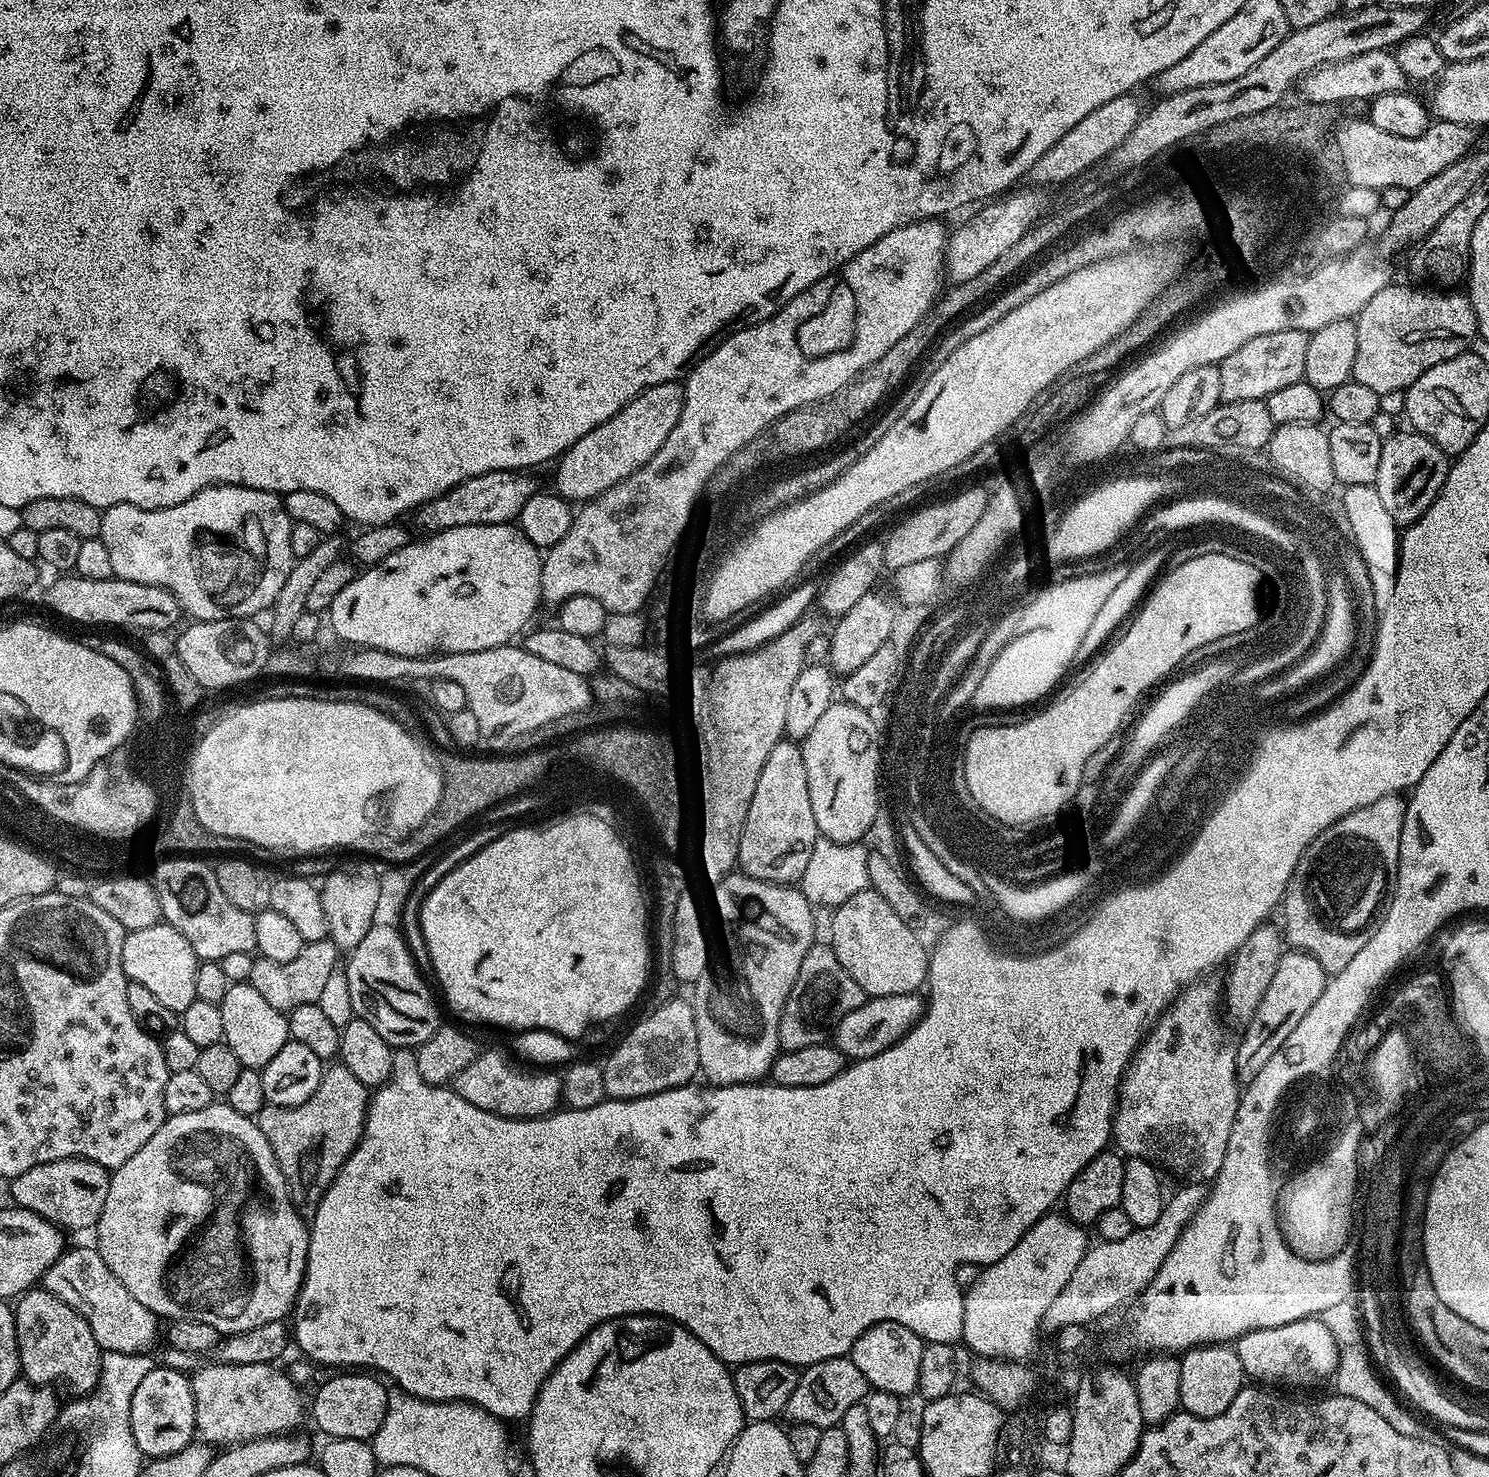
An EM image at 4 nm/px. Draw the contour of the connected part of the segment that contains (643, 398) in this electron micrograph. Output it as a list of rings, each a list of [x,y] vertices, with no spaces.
[[[671,380],[650,386],[640,392],[614,418],[602,422],[590,434],[578,438],[563,456],[556,468],[554,492],[567,502],[587,502],[601,496],[610,486],[634,474],[670,438],[670,430],[680,421],[684,405],[683,383]]]

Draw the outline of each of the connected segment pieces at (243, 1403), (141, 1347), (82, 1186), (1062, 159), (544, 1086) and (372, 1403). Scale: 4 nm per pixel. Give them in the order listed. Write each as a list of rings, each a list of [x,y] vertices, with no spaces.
[[[213,1362],[203,1368],[197,1367],[191,1373],[192,1393],[194,1394],[194,1414],[196,1431],[203,1443],[213,1446],[242,1444],[260,1436],[279,1436],[292,1434],[303,1420],[306,1420],[306,1396],[296,1389],[296,1384],[284,1372],[279,1372],[276,1364],[255,1364],[238,1366]]]
[[[69,1247],[46,1270],[42,1278],[42,1287],[50,1294],[54,1294],[66,1302],[66,1306],[73,1308],[90,1326],[94,1338],[99,1342],[103,1351],[120,1351],[122,1353],[147,1353],[147,1348],[156,1340],[156,1324],[158,1318],[102,1262],[95,1247],[72,1248]]]
[[[89,1160],[46,1162],[26,1170],[26,1174],[17,1176],[11,1181],[12,1196],[16,1199],[13,1201],[15,1207],[25,1208],[34,1214],[38,1214],[61,1230],[69,1230],[68,1228],[73,1228],[76,1232],[82,1231],[83,1228],[92,1230],[95,1229],[98,1218],[102,1214],[102,1206],[106,1206],[106,1190],[108,1189],[109,1179],[109,1169],[98,1166],[98,1162],[90,1162]]]
[[[1132,94],[1119,96],[1106,102],[1106,106],[1098,106],[1098,110],[1090,110],[1090,114],[1086,114],[1086,118],[1078,122],[1078,126],[1062,134],[1062,138],[1058,138],[1058,142],[1050,146],[1050,150],[1046,150],[1046,154],[1042,154],[1038,162],[1034,162],[1034,166],[1028,171],[1027,179],[1033,180],[1037,189],[1044,190],[1047,184],[1064,184],[1067,180],[1082,175],[1099,160],[1100,163],[1107,161],[1112,151],[1122,146],[1122,142],[1126,142],[1130,130],[1134,130],[1134,126],[1140,121],[1142,109],[1134,97]]]
[[[481,1051],[474,1062],[470,1062],[470,1066],[466,1066],[466,1070],[462,1070],[462,1074],[458,1074],[452,1081],[452,1091],[470,1102],[470,1106],[478,1106],[478,1110],[486,1110],[506,1118],[533,1120],[557,1111],[562,1104],[561,1077],[556,1077],[556,1072],[552,1070],[533,1070],[531,1067],[521,1066],[508,1052],[507,1054]]]
[[[360,1370],[332,1374],[332,1377],[317,1390],[316,1397],[313,1400],[311,1397],[310,1420],[325,1432],[325,1437],[333,1440],[358,1438],[371,1441],[372,1435],[382,1426],[382,1418],[386,1418],[390,1395],[389,1389],[384,1389],[379,1382],[381,1383],[375,1375],[365,1374]]]

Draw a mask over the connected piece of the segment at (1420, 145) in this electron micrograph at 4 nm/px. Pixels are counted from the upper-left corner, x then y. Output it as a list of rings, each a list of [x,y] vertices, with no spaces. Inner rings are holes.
[[[1366,118],[1361,124],[1348,124],[1348,128],[1336,136],[1336,144],[1332,144],[1332,160],[1336,160],[1336,164],[1348,172],[1345,185],[1377,190],[1402,186],[1413,190],[1429,182],[1439,171],[1458,162],[1473,147],[1473,129],[1469,125],[1455,124],[1449,120],[1437,119],[1429,123],[1424,133],[1414,138],[1402,138],[1398,134],[1390,134],[1387,128],[1374,125],[1368,128],[1369,124]]]

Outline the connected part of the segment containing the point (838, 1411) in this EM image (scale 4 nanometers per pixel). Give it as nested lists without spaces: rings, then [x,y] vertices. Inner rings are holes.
[[[848,1356],[809,1364],[800,1372],[800,1381],[798,1386],[794,1386],[794,1394],[790,1394],[790,1402],[784,1408],[783,1415],[789,1416],[792,1424],[809,1424],[821,1430],[834,1428],[843,1421],[846,1410],[861,1403],[869,1391],[867,1378]]]

